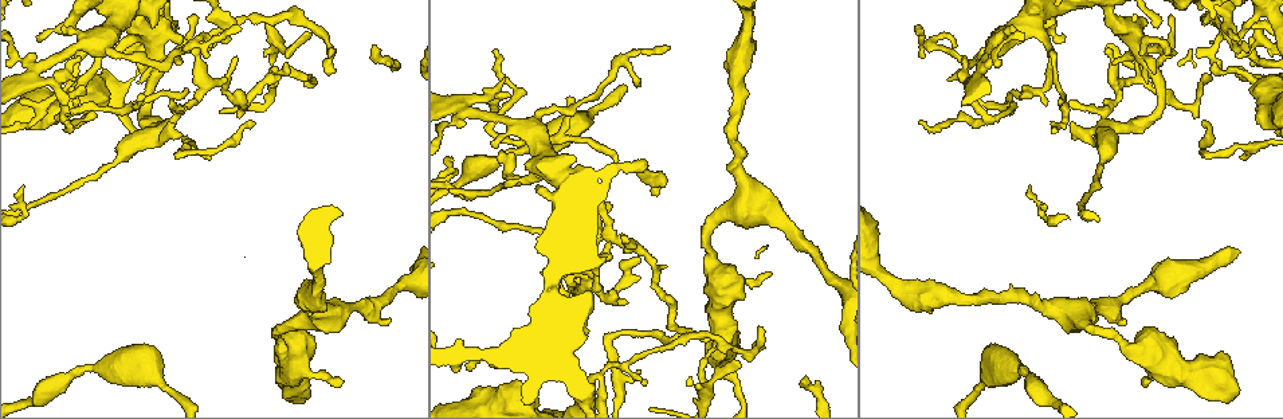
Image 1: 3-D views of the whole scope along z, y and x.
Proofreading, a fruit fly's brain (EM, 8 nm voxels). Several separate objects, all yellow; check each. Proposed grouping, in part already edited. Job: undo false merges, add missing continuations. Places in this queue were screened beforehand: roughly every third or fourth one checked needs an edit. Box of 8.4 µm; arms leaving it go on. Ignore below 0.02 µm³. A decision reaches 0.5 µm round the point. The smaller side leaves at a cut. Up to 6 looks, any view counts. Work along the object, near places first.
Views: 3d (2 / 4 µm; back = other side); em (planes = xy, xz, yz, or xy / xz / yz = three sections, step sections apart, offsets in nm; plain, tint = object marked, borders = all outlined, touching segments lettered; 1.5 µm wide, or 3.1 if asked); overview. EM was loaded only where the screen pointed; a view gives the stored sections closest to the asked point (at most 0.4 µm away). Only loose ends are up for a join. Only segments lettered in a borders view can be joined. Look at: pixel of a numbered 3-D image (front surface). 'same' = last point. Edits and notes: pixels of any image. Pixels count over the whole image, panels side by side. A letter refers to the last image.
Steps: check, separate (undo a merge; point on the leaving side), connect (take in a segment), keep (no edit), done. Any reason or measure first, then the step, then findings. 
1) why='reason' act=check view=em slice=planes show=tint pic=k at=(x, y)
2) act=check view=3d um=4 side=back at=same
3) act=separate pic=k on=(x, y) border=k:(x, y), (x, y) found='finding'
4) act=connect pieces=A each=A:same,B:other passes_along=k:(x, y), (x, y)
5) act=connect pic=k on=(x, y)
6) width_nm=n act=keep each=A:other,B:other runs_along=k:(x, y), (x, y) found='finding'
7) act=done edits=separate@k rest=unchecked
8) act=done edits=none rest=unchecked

why='branch stops here' act=check view=3d um=4 pic=1 at=(614, 160)

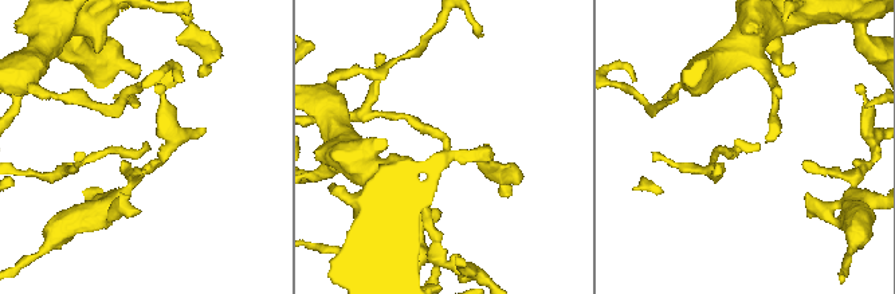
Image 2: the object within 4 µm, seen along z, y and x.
act=check view=em slice=planes show=tint pic=2 at=(447, 149)

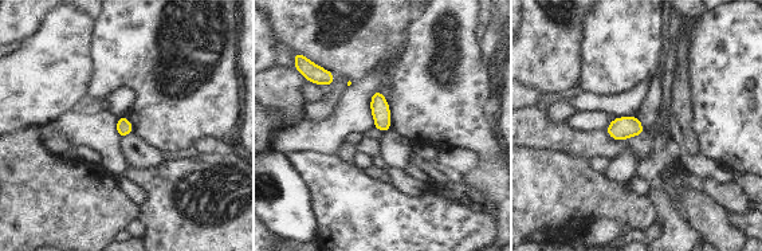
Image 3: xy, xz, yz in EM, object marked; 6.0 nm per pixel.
act=check view=em slice=planes show=borders at=same

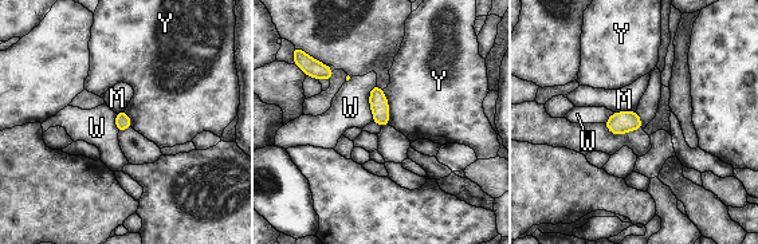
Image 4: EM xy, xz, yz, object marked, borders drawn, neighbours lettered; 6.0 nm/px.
width_nm=90 act=keep each=M:other,W:other,Y:other border=4:(381, 90), (388, 103), (389, 124) found='no lettered segment goes on from it'

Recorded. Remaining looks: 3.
why='branch stops here' act=check view=3d um=2 pic=1 at=(611, 260)

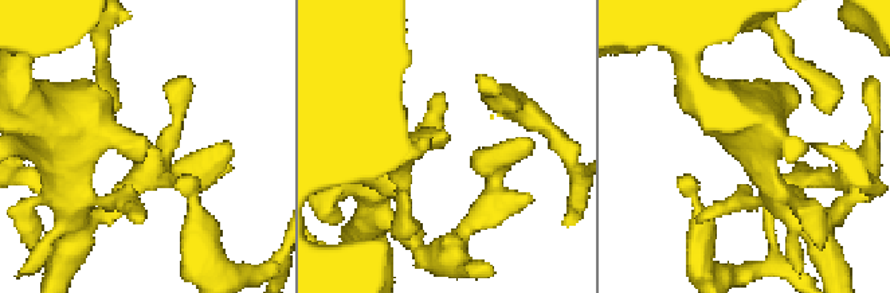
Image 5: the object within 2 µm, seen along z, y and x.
act=check view=em slice=planes show=borders pic=5 at=(439, 148)

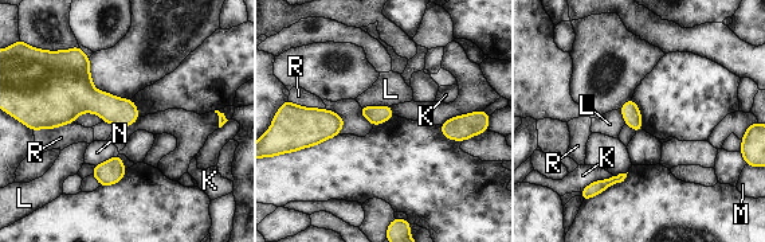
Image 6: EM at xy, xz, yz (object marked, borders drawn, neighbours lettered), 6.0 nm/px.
act=keep each=K:other,L:other,M:other,N:other,R:other border=6:(391, 105), (364, 105), (361, 108) found='none of them fits'

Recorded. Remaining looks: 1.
why='an open end' act=check view=em slice=planes show=borders pic=1 at=(466, 368)

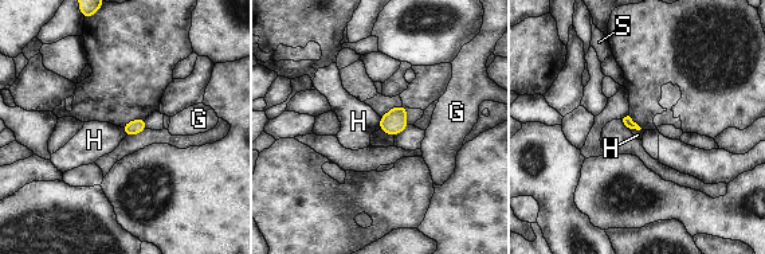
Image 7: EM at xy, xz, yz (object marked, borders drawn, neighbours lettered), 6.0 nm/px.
act=keep each=G:other,H:other,S:other found='no lettered segment goes on from it'

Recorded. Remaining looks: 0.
act=done edits=none rest=unchecked

